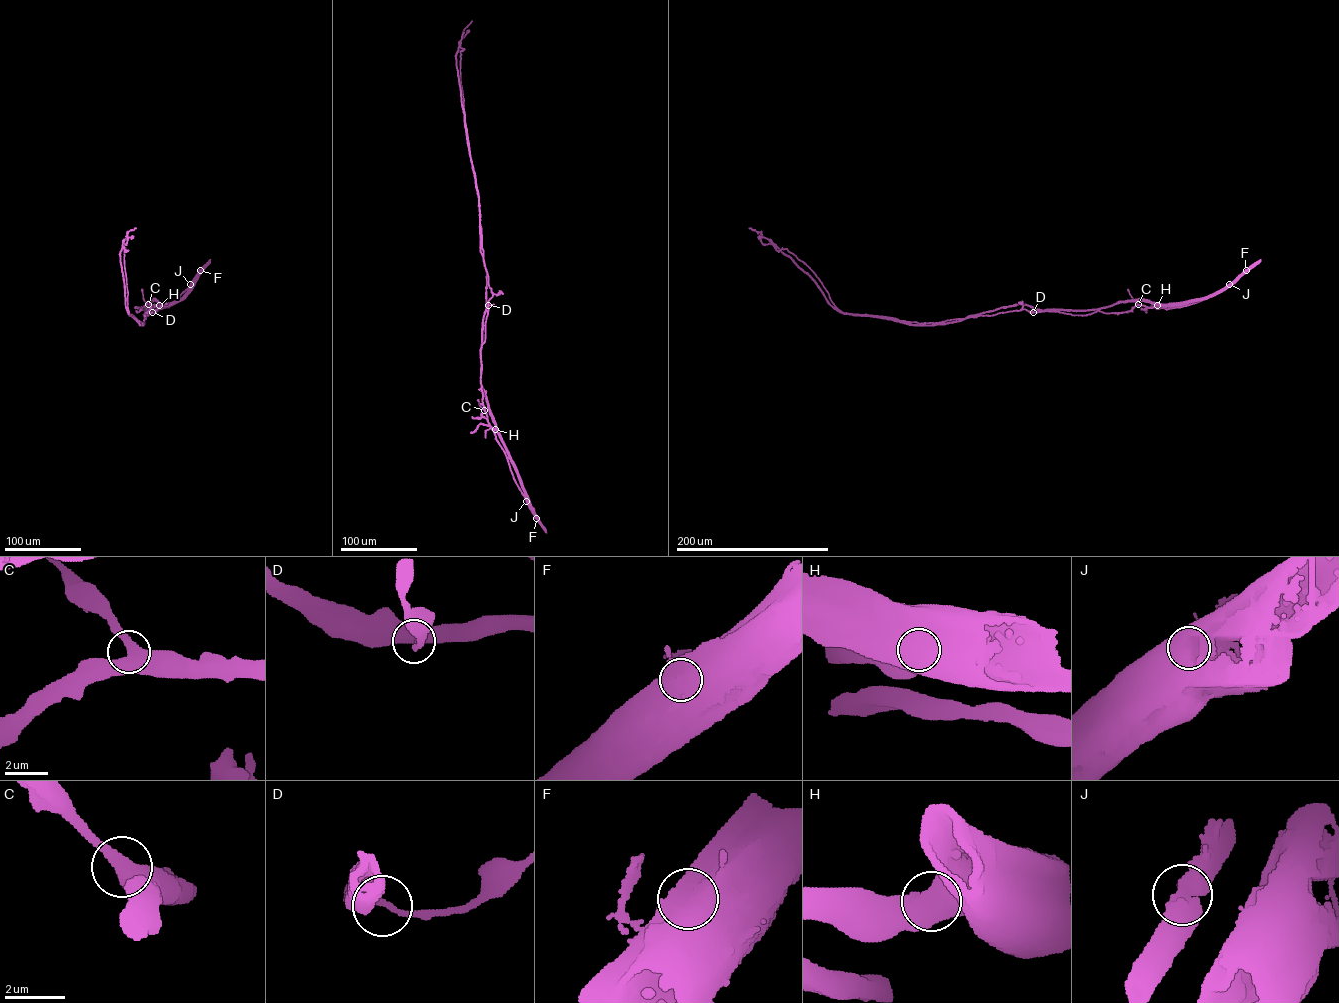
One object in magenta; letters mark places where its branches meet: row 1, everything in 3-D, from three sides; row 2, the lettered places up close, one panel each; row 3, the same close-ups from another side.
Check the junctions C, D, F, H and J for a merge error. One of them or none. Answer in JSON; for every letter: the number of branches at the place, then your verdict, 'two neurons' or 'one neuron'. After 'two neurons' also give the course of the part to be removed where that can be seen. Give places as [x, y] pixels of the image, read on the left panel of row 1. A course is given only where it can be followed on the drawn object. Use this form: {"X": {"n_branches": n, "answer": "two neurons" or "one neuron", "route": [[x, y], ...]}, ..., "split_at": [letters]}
{"C": {"n_branches": 2, "answer": "one neuron"}, "D": {"n_branches": 2, "answer": "one neuron"}, "F": {"n_branches": 1, "answer": "two neurons", "route": [[200, 270], [142, 323], [129, 313], [124, 266], [136, 227]]}, "H": {"n_branches": 1, "answer": "one neuron"}, "J": {"n_branches": 2, "answer": "one neuron"}, "split_at": ["F"]}

